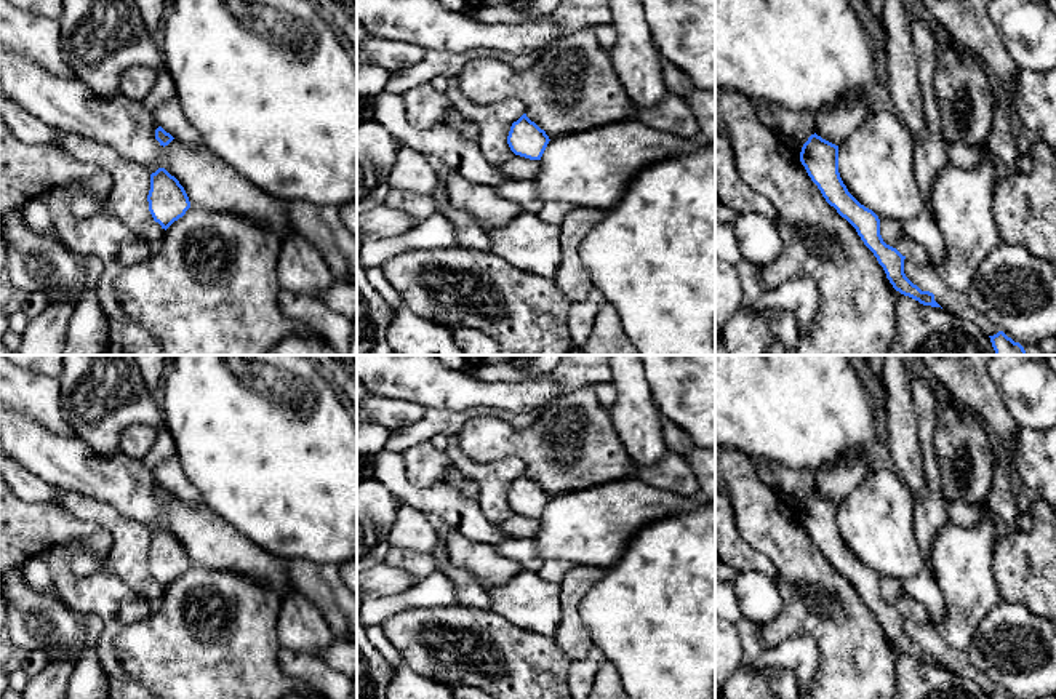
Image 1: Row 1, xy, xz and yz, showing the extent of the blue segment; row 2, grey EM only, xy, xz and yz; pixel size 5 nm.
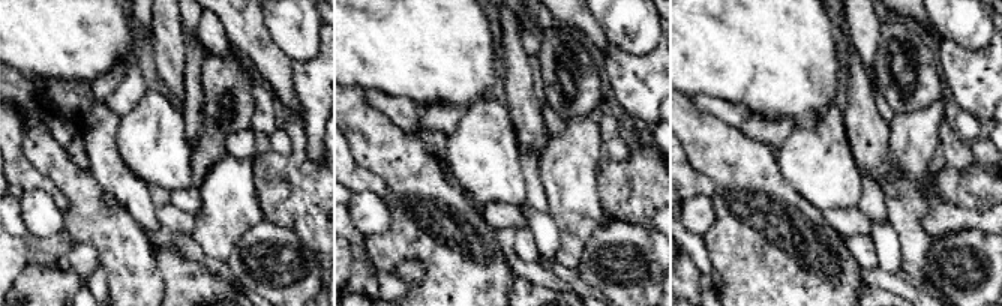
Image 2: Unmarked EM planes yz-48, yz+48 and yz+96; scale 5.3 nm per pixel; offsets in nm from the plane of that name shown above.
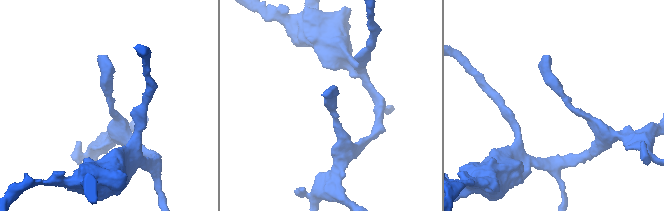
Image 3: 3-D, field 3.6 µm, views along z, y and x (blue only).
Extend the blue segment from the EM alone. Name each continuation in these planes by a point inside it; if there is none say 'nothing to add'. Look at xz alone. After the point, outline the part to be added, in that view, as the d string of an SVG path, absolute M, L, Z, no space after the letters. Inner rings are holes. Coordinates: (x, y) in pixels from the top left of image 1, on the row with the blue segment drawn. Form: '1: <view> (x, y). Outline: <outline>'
nothing to add

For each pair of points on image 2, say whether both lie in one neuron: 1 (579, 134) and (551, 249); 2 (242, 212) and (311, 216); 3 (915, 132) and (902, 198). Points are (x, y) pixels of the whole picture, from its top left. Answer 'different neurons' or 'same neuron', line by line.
1: different neurons
2: different neurons
3: same neuron

